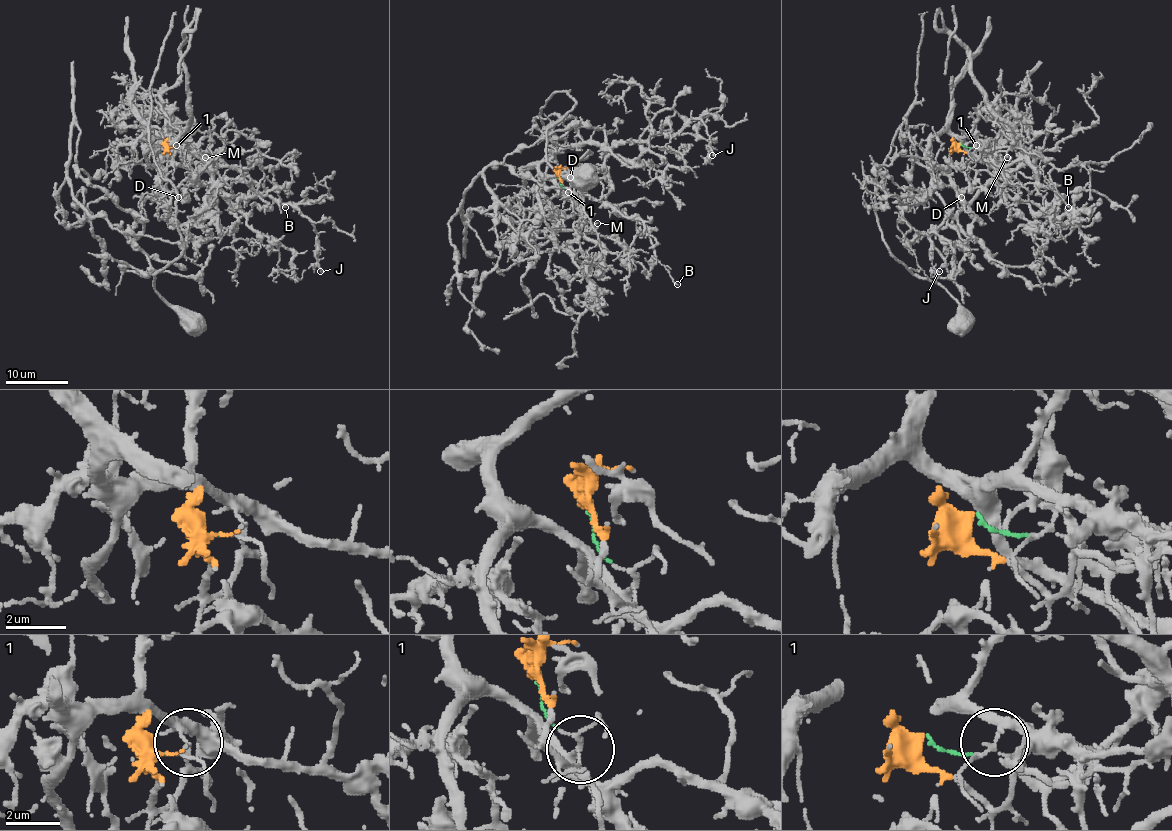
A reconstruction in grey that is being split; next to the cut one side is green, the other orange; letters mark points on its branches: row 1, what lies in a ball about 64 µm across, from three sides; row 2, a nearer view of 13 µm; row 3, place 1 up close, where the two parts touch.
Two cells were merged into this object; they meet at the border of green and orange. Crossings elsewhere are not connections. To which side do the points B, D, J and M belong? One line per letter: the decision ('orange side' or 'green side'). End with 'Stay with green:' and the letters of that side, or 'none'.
B: green side
D: orange side
J: green side
M: orange side
Stay with green: B, J

